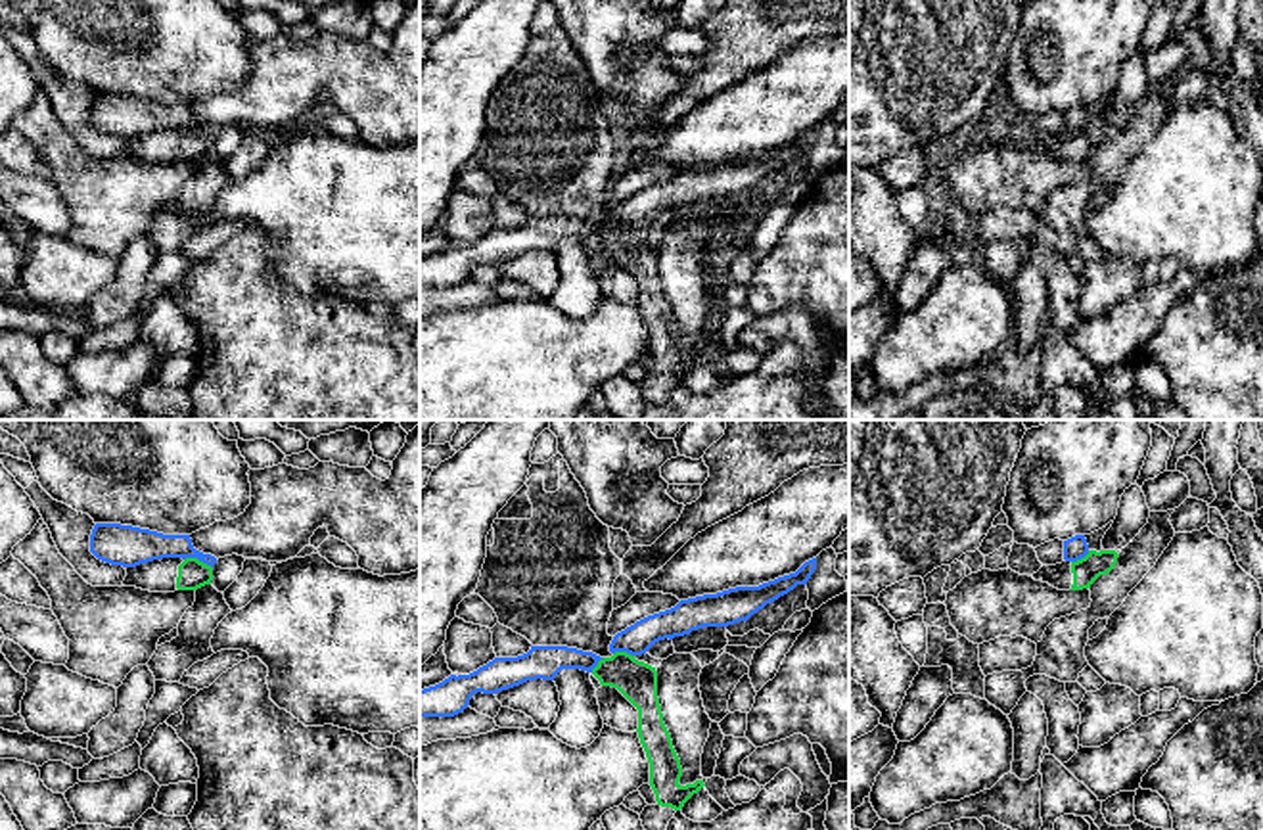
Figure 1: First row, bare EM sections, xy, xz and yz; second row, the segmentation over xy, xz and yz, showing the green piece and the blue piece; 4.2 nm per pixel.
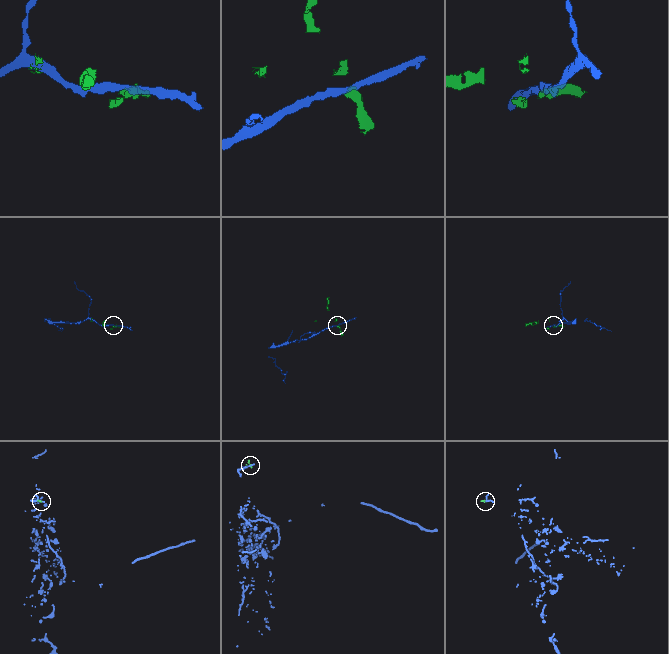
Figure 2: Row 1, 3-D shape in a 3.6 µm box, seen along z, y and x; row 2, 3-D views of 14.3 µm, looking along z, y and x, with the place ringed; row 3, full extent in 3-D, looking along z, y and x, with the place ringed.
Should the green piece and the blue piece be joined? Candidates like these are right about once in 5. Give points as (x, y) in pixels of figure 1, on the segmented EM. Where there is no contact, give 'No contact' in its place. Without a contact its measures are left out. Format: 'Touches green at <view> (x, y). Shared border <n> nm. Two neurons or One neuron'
Touches green at xy (198, 560). Shared border 130 nm. Two neurons

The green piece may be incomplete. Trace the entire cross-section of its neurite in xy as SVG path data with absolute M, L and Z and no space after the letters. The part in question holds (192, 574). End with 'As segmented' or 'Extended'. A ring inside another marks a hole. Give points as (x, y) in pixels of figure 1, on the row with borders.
M163 558L125 569L126 577L121 587L149 592L197 590L213 581L213 567L197 558Z. Extended

